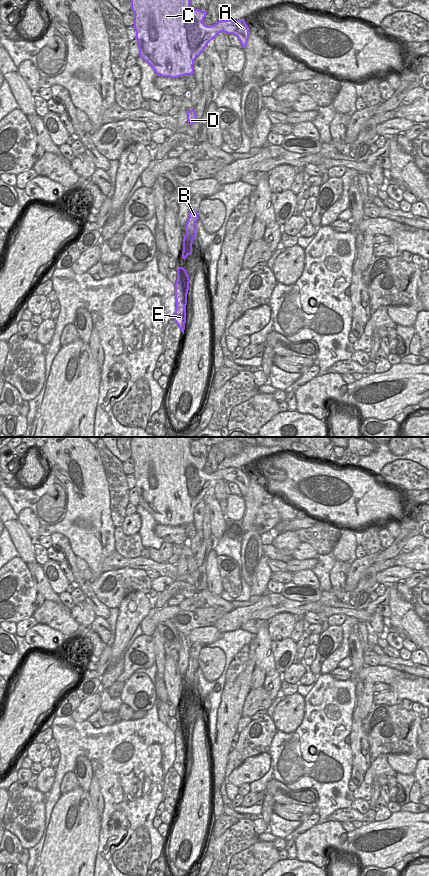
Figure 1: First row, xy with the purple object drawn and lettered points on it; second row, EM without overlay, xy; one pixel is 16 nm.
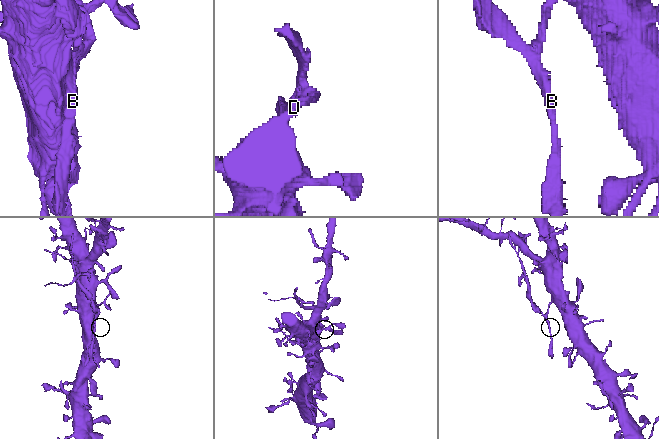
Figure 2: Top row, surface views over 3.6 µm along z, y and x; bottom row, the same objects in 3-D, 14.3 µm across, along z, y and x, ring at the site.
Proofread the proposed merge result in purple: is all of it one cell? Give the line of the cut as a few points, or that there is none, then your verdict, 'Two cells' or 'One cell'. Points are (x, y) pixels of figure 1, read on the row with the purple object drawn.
Split along xy (187, 111), (188, 114). Two cells

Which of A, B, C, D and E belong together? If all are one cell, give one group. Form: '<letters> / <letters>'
A C / B D E

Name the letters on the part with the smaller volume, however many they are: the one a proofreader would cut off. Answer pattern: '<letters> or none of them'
B, D, E

